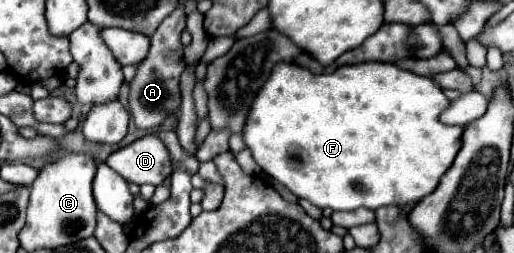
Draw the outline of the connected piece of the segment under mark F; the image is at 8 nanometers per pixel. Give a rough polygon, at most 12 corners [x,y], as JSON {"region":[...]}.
{"region":[[280,62],[244,142],[318,208],[432,194],[464,128],[434,80]]}

